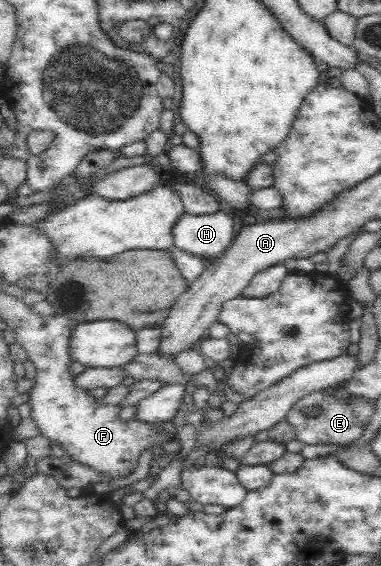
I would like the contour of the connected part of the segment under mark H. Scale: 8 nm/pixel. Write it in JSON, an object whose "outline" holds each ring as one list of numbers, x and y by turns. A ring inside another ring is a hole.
{"outline":[[225,208,217,210,213,214,187,214,185,212,185,214,181,214,177,218,177,222,174,222,173,228,171,228,173,247,195,256,202,256,204,260,210,261,221,254,221,252,225,252,227,246,233,240,235,235,235,230,233,230,235,218,236,215]]}

